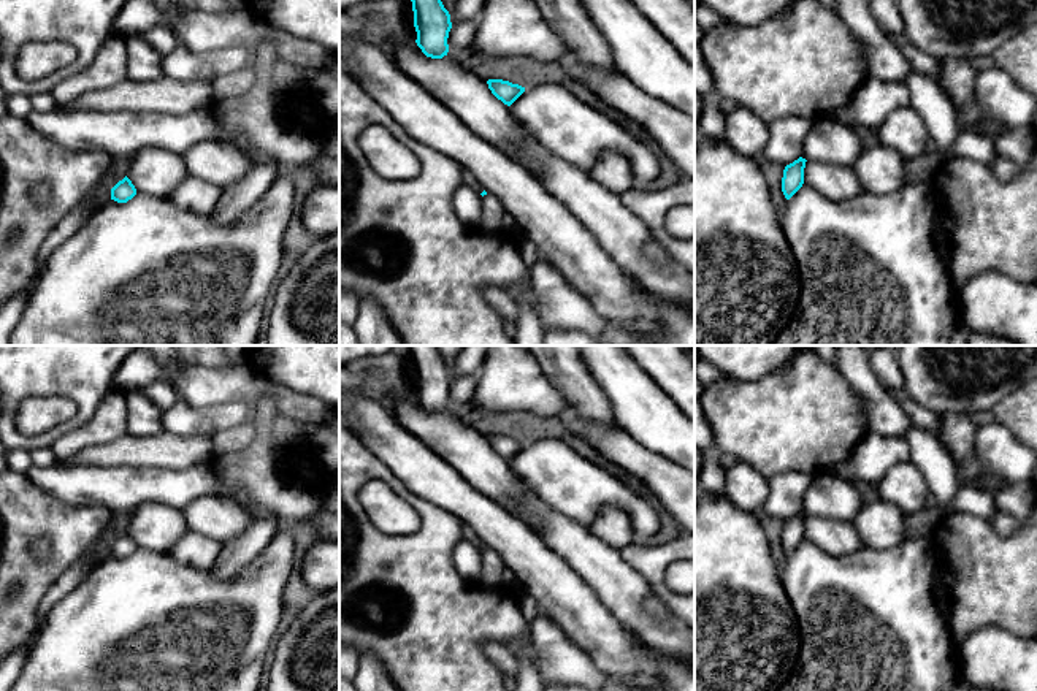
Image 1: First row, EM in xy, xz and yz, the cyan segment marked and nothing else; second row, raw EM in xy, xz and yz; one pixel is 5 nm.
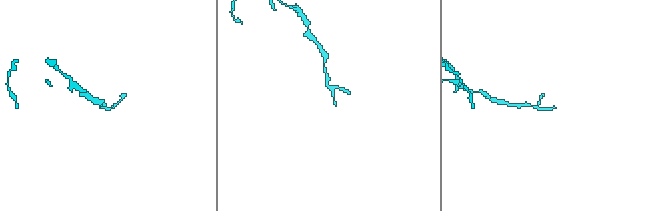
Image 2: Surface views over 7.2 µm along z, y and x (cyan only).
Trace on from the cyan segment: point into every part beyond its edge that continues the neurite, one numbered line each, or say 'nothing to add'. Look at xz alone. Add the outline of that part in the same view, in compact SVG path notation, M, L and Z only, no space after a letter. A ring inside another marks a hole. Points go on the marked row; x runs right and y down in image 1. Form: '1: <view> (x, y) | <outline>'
1: xz (493, 211) | M492 193L482 197L482 220L477 225L484 235L504 233L503 217L506 209L503 203Z

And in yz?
nothing to add

